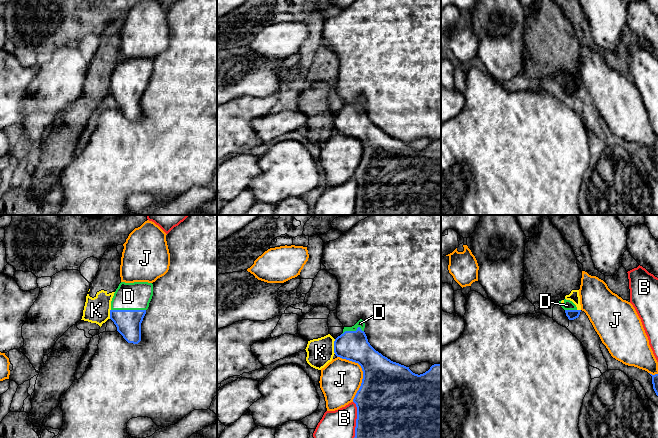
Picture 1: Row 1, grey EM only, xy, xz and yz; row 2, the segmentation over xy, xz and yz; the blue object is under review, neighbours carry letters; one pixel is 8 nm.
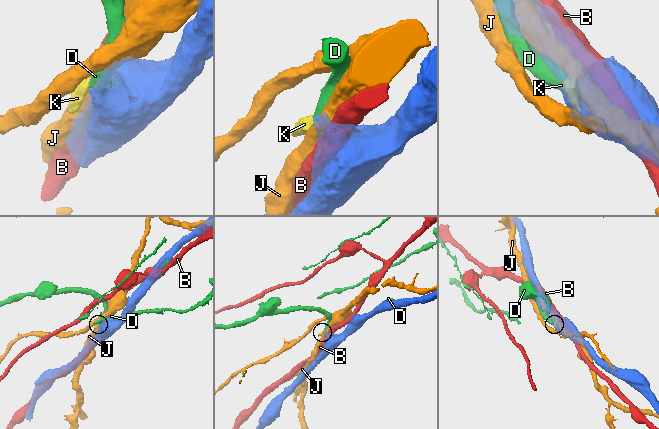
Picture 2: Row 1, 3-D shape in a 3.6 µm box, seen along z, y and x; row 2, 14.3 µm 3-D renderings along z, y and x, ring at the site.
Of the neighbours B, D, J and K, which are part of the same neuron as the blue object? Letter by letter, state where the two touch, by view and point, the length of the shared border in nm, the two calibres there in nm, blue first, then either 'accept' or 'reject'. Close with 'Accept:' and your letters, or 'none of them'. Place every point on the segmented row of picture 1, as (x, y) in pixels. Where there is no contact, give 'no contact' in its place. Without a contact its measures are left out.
B: xz (356, 419) | 300 nm | 460/240 nm | reject
D: xy (128, 310) | 280 nm | 200/220 nm | accept
J: xz (363, 372) | 400 nm | 460/320 nm | reject
K: xz (334, 346) | 120 nm | 240/220 nm | reject
Accept: D

